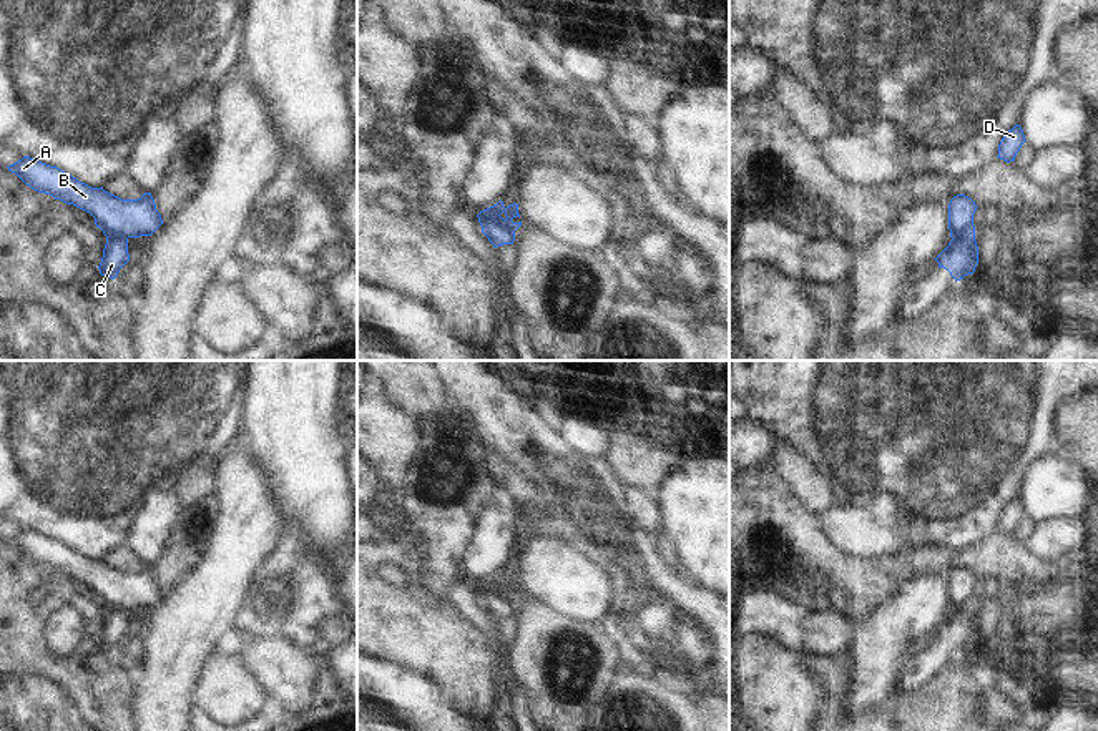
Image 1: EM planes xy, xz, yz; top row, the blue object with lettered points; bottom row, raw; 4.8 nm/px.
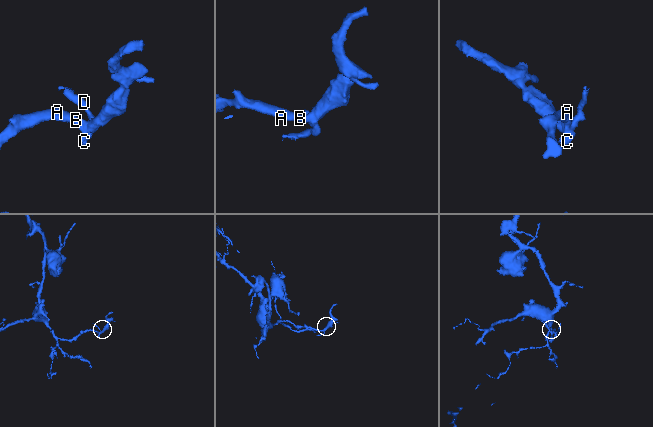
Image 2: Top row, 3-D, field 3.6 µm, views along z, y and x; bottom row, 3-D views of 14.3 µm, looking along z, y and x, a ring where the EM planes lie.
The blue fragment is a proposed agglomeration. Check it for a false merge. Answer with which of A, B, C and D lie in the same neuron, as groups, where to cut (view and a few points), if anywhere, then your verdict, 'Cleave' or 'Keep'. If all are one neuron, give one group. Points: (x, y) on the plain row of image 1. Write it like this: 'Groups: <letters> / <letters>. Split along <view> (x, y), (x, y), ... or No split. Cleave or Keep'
Groups: A B / C D. Split along xz (480, 593), (497, 592), (515, 602). Cleave

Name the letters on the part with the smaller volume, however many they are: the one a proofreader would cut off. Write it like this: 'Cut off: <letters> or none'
Cut off: C, D

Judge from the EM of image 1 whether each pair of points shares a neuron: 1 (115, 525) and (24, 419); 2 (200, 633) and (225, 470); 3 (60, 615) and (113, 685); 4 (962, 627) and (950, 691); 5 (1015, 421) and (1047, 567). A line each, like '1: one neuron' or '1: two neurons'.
1: one neuron
2: one neuron
3: two neurons
4: two neurons
5: two neurons

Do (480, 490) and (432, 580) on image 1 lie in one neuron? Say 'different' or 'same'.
same

